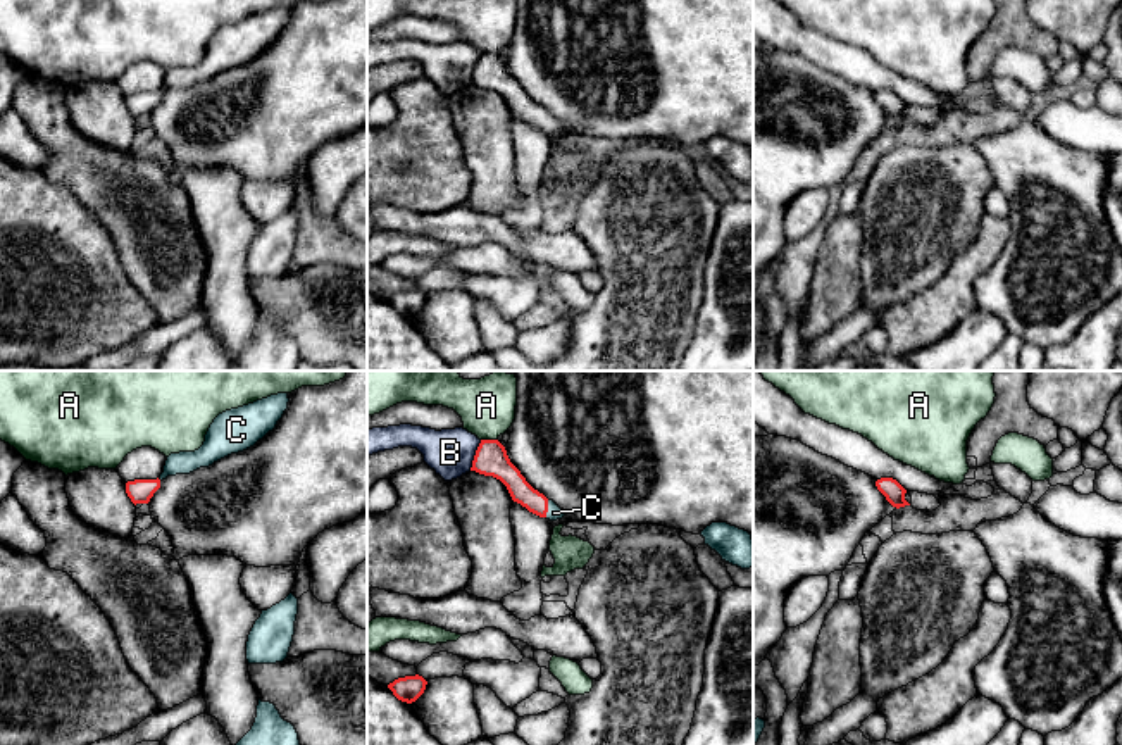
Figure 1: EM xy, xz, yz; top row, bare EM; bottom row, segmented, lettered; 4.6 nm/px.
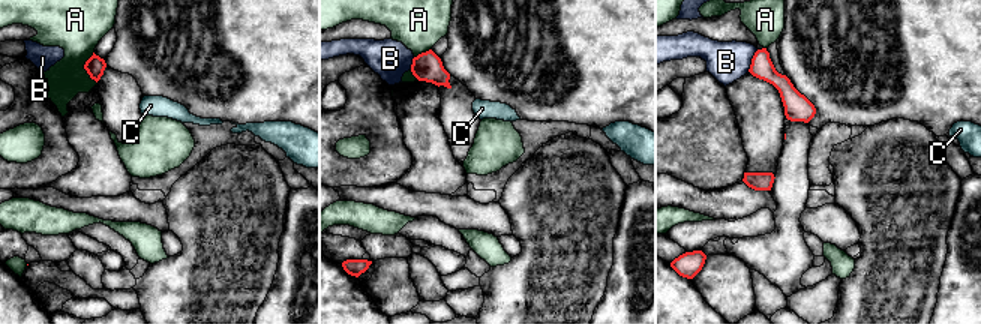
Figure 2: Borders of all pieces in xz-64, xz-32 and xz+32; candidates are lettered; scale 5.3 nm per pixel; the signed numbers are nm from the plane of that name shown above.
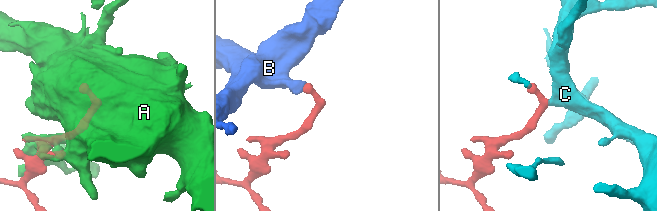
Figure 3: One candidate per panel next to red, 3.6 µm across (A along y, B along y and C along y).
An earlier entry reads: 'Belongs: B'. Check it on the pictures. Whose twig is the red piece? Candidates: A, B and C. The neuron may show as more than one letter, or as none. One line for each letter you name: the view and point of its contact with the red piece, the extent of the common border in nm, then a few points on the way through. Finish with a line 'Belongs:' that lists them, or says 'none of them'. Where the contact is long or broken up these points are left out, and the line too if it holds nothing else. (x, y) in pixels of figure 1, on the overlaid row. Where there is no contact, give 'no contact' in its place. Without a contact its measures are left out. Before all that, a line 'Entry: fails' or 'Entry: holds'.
Entry: fails
C: contact xz (547, 509); length 80 nm; way xz (521, 492), (547, 509), (554, 513)
Belongs: C

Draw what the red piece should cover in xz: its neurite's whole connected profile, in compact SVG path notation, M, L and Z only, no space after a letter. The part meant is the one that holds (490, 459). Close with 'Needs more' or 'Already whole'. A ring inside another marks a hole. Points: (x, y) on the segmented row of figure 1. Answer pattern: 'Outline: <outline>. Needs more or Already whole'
Outline: M481 440L471 471L500 479L514 502L539 517L557 521L565 516L564 509L526 481L520 471L510 462L505 447L498 440Z. Needs more

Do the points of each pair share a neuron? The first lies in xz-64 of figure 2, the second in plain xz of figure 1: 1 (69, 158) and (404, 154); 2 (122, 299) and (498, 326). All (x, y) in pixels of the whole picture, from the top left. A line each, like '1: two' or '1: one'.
1: one
2: two

